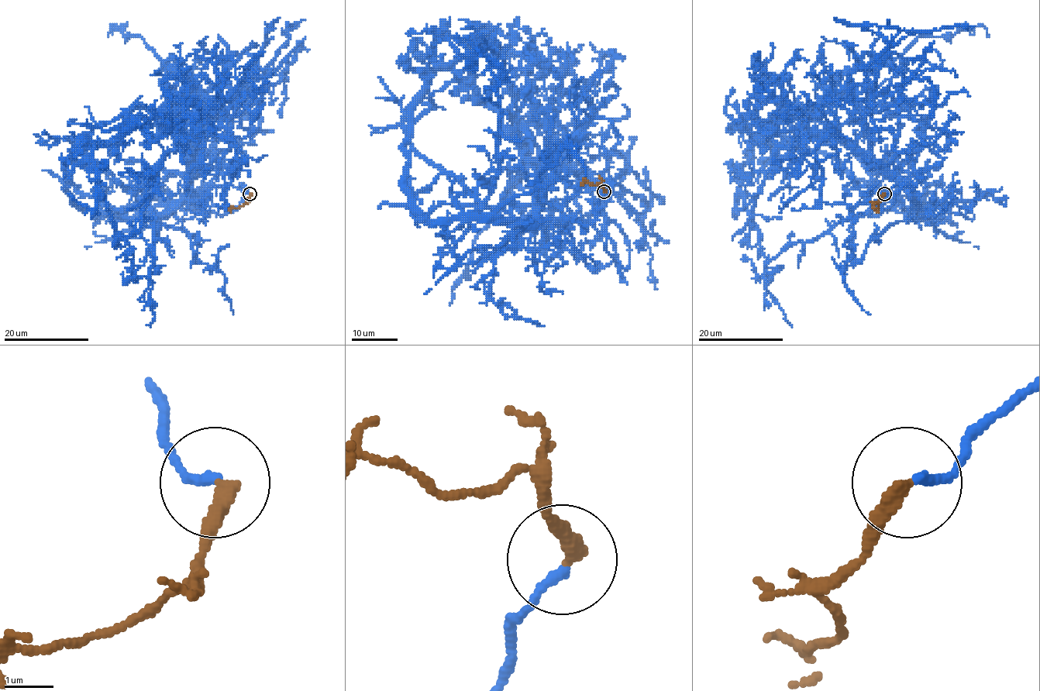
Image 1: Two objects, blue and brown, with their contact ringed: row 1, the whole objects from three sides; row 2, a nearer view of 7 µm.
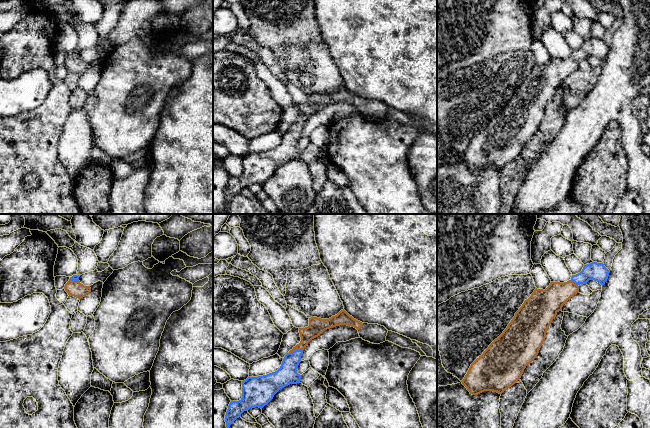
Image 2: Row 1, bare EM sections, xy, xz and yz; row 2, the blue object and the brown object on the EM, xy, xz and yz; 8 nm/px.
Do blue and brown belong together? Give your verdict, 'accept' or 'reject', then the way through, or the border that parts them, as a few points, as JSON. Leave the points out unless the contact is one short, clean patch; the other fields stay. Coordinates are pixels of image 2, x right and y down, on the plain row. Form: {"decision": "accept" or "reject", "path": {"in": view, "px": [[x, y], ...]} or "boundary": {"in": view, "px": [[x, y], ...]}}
{"decision": "accept", "path": {"in": "xz", "px": [[287, 150], [295, 126], [316, 103]]}}

